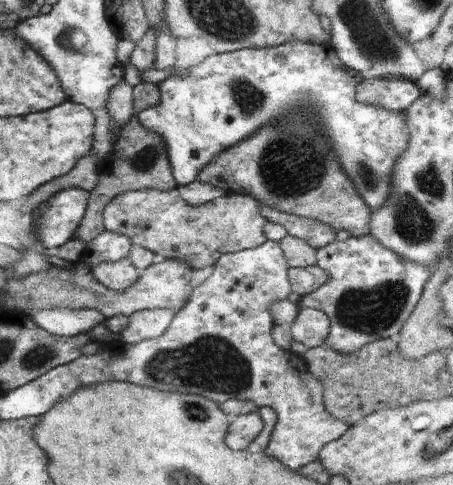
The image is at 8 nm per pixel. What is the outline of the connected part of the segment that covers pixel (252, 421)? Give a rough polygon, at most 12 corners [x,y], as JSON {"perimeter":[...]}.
{"perimeter":[[259,412],[231,417],[225,443],[246,451],[262,432]]}

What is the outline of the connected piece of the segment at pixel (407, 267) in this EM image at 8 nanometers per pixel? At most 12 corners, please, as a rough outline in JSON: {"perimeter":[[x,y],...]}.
{"perimeter":[[370,233],[316,252],[328,282],[298,304],[324,312],[324,344],[352,354],[395,339],[436,263]]}

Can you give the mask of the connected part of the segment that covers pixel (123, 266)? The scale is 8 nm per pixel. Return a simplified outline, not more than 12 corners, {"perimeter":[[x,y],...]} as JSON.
{"perimeter":[[125,257],[92,268],[112,292],[126,292],[140,277]]}

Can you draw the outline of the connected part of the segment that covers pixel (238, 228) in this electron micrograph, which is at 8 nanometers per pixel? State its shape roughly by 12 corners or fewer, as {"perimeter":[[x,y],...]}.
{"perimeter":[[122,192],[106,231],[192,271],[264,244],[251,196]]}

